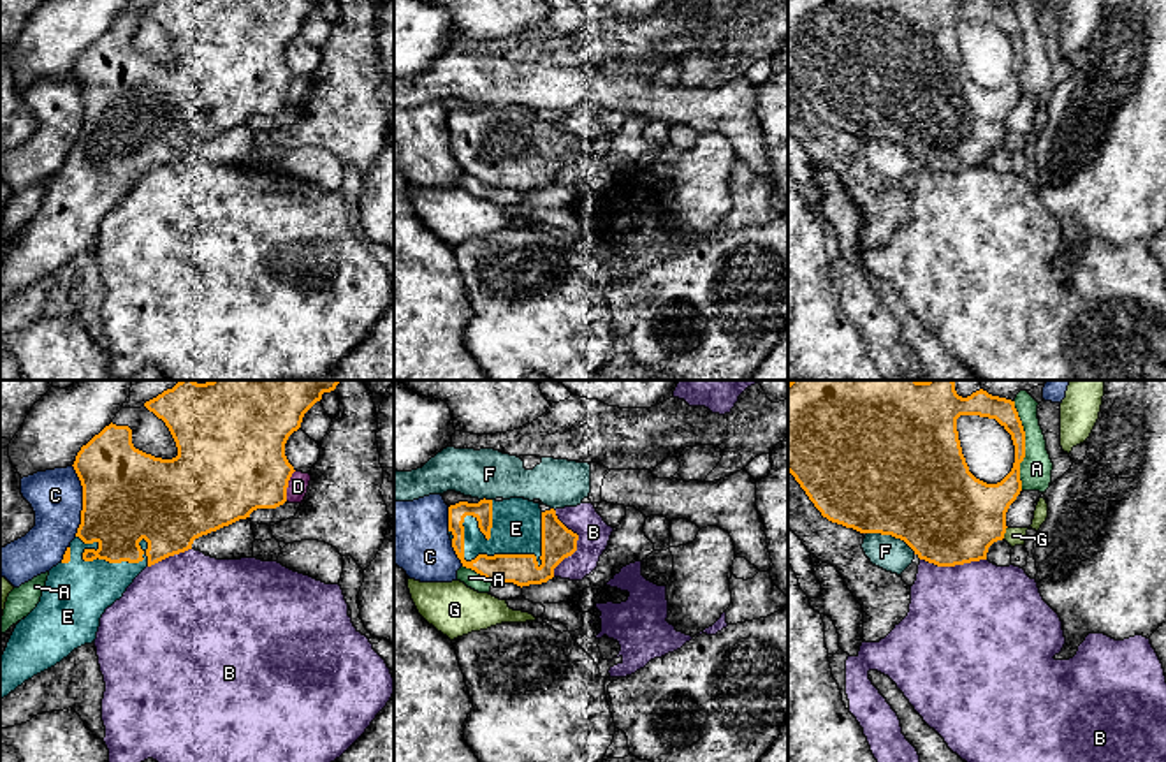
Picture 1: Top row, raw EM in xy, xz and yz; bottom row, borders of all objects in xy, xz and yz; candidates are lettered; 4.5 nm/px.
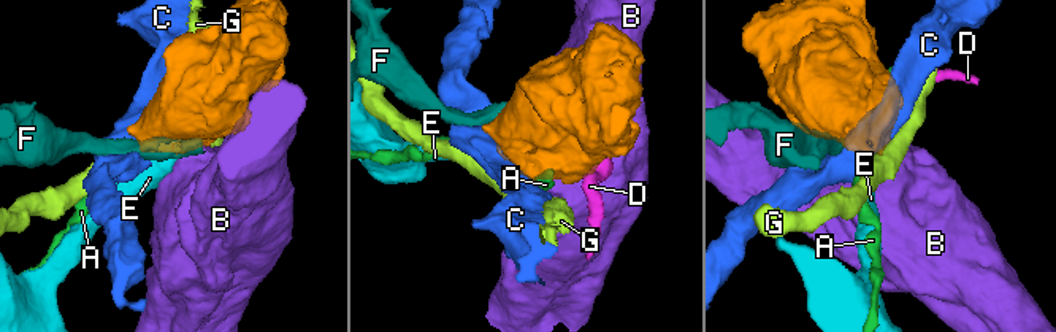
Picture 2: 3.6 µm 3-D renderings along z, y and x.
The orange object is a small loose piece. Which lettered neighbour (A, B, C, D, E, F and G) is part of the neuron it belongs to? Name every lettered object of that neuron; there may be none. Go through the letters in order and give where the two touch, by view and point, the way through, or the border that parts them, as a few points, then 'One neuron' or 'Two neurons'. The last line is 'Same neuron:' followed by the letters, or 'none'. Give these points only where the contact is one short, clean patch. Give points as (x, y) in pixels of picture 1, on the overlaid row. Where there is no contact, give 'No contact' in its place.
A: Touches orange at yz (1024, 446). Two neurons
B: Touches orange at xz (575, 544). Two neurons
C: Touches orange at xy (83, 500). Two neurons
D: Touches orange at xy (287, 486). Two neurons
E: Touches orange at xz (523, 555). One neuron
F: Touches orange at yz (892, 535). Two neurons
G: Touches orange at yz (1005, 532). Two neurons
Same neuron: E

